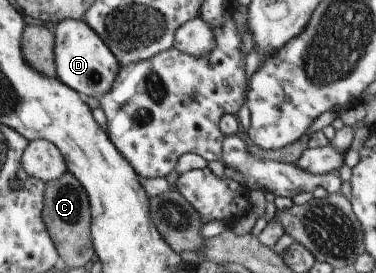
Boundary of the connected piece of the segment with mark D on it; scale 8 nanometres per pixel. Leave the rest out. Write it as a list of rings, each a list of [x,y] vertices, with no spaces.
[[[66,19],[57,23],[53,33],[53,59],[55,77],[61,84],[97,100],[110,90],[120,67],[104,41],[83,20]]]

